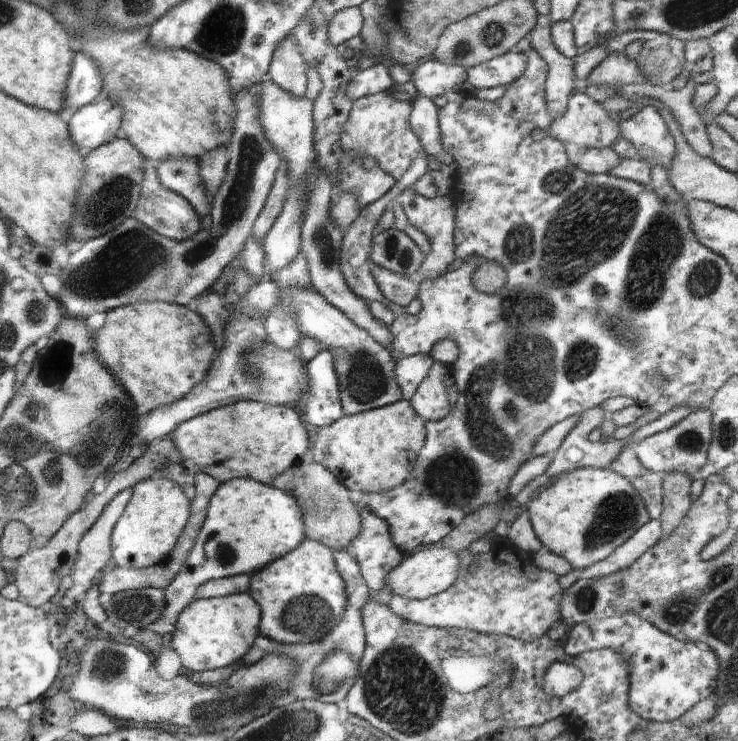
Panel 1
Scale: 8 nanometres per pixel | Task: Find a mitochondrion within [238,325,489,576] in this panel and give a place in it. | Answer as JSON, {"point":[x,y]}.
{"point":[364,379]}

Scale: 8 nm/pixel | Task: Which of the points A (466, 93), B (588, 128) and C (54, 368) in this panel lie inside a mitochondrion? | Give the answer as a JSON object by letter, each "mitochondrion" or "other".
{"A":"other","B":"other","C":"mitochondrion"}

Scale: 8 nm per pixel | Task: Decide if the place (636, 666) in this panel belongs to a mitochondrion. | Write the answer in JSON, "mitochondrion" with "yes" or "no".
{"mitochondrion":"no"}

